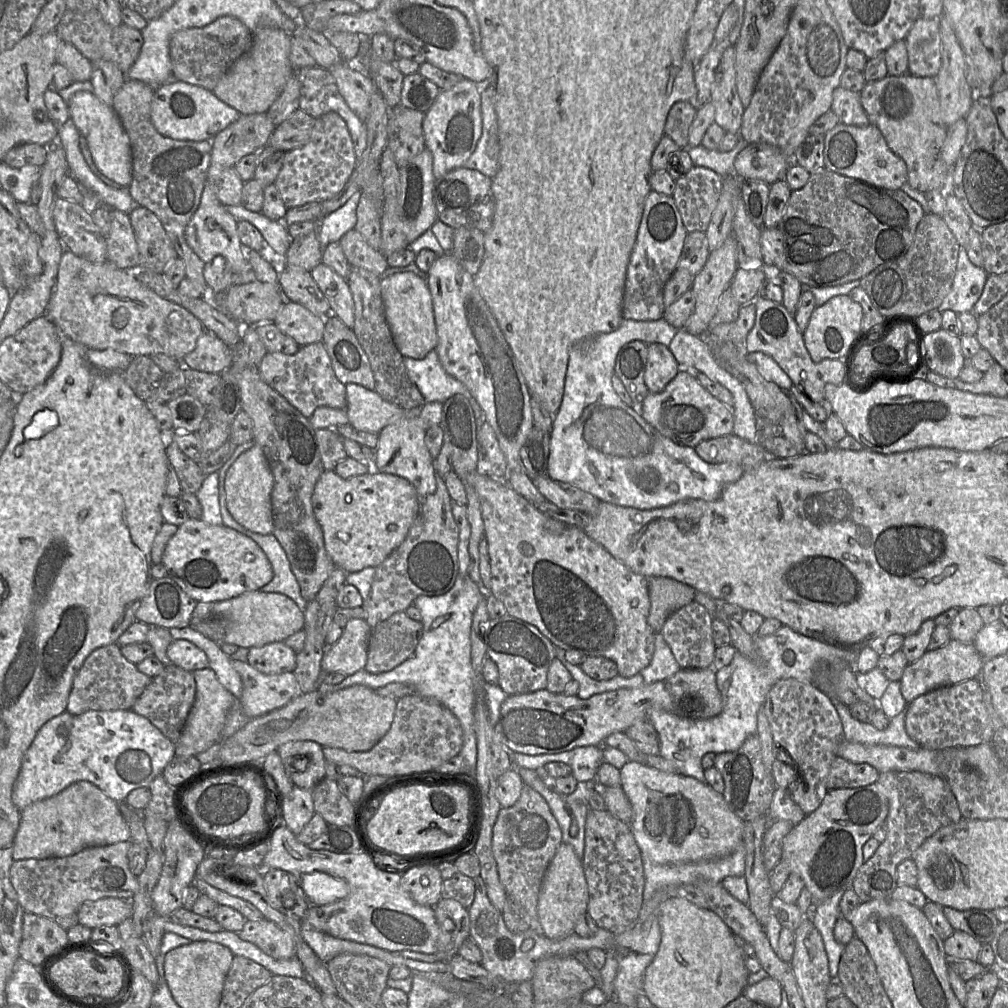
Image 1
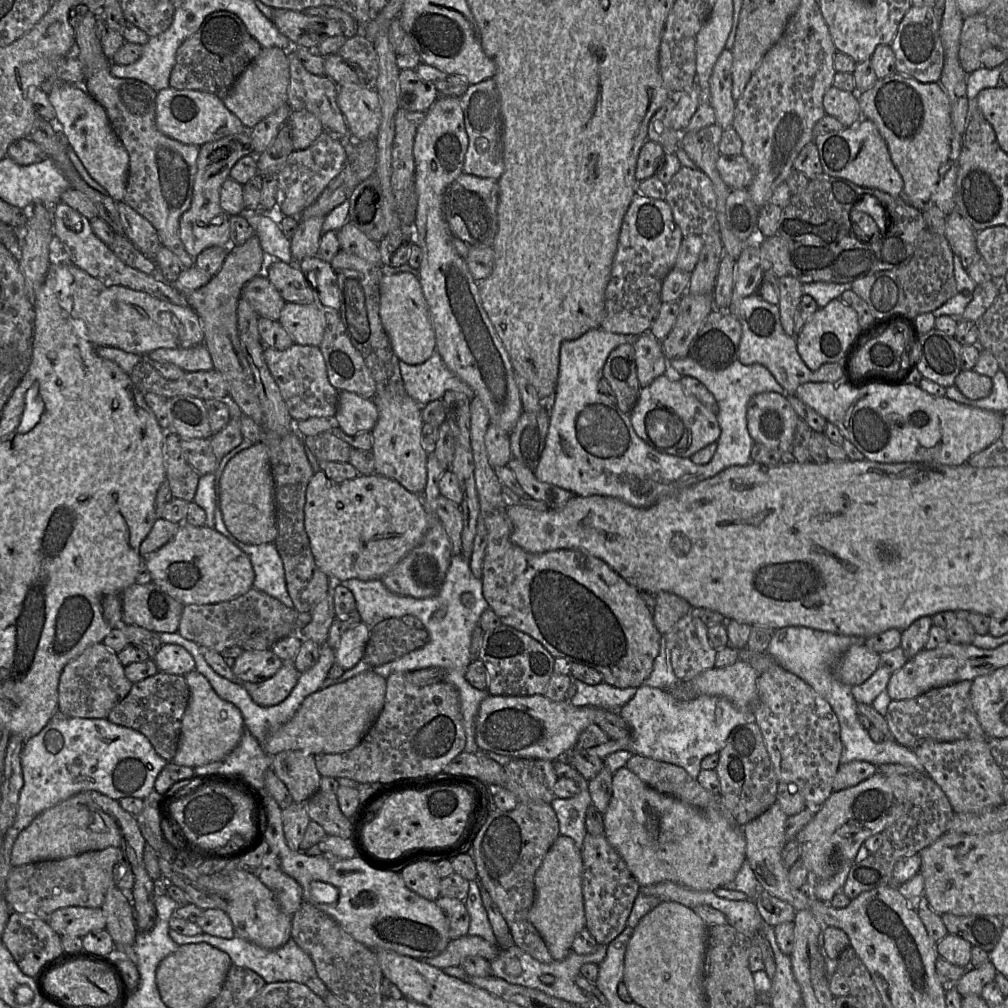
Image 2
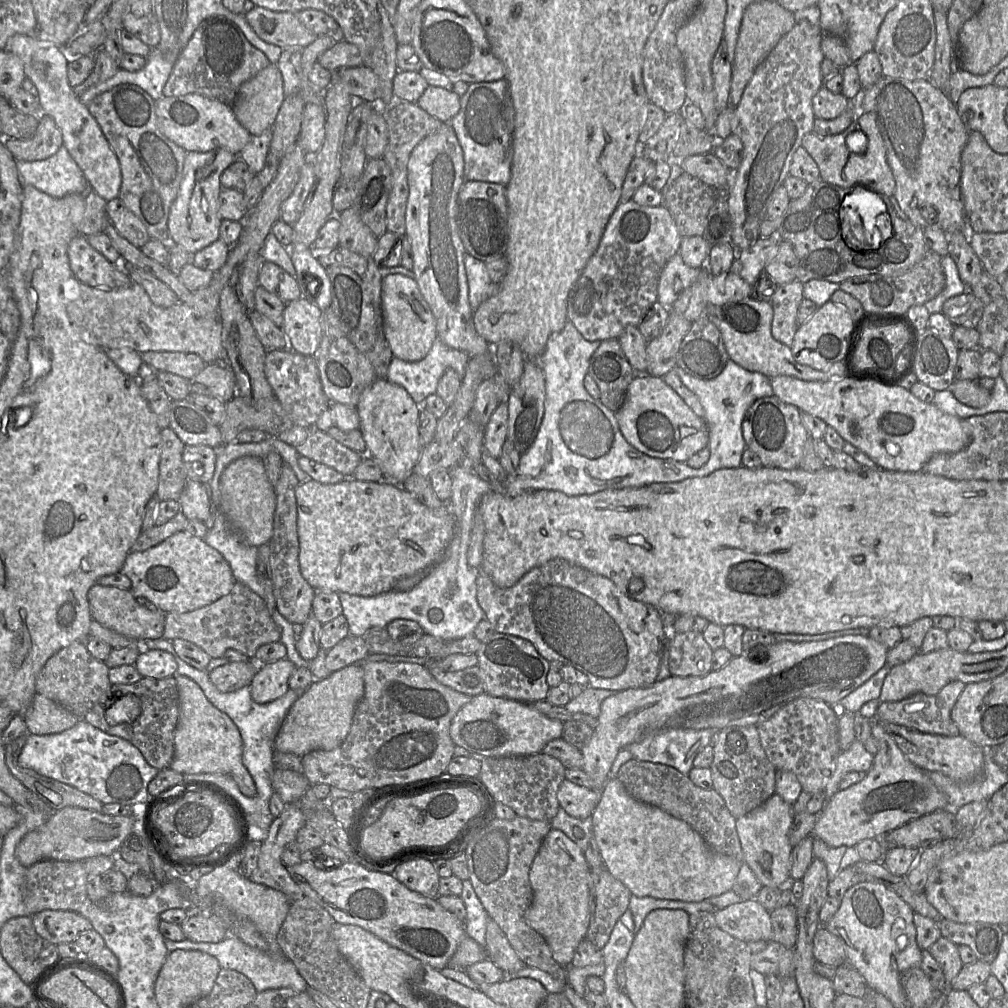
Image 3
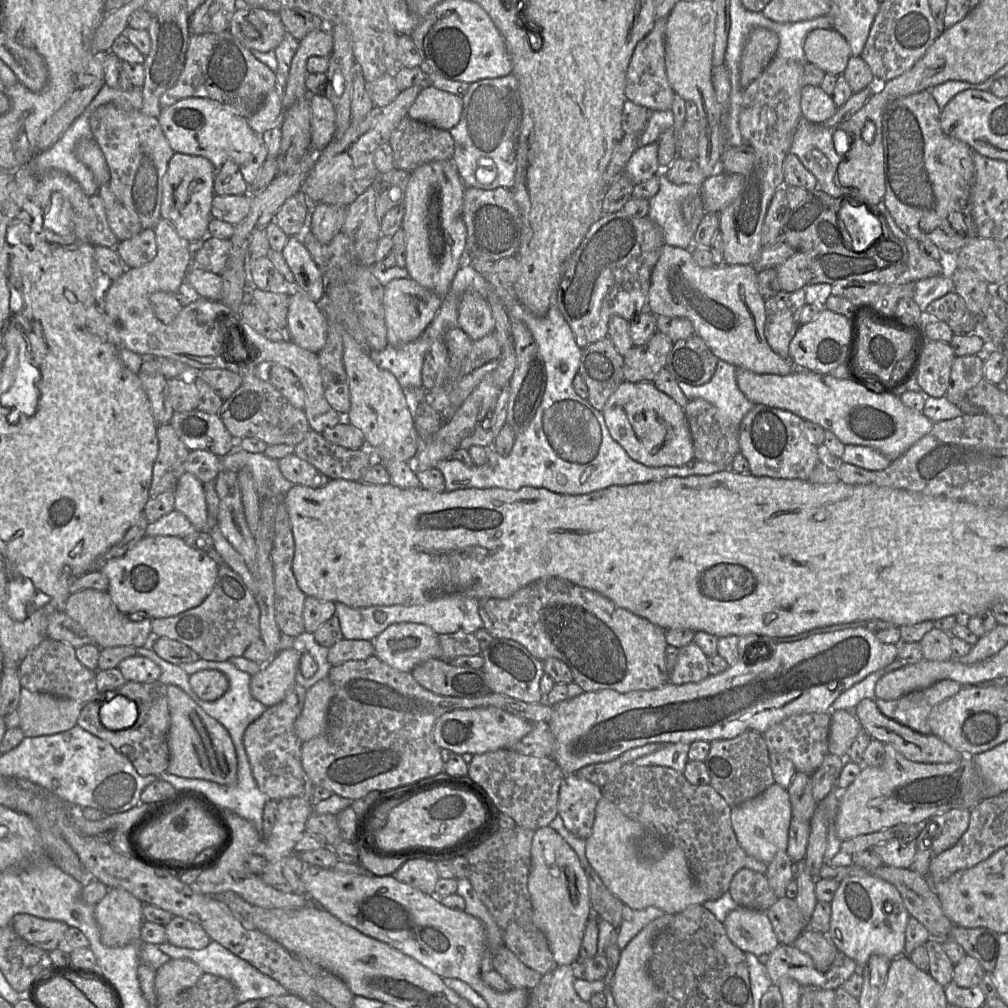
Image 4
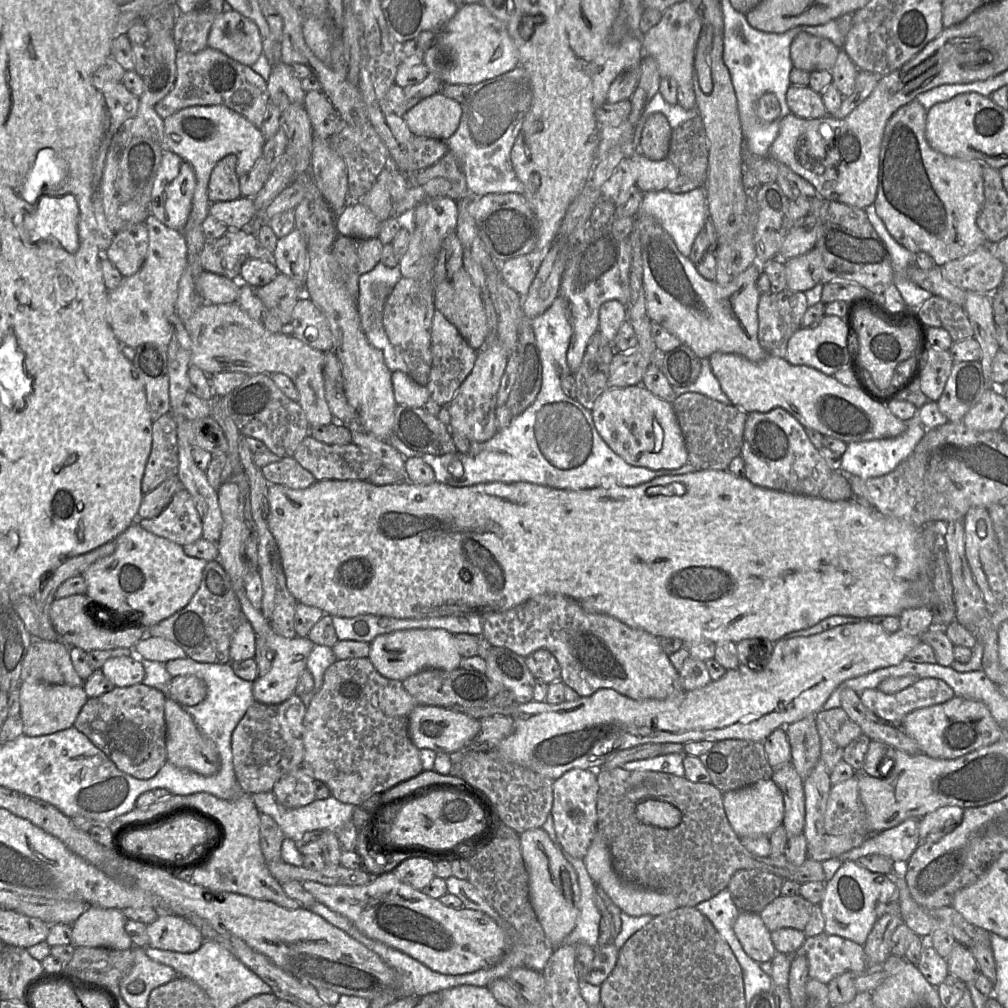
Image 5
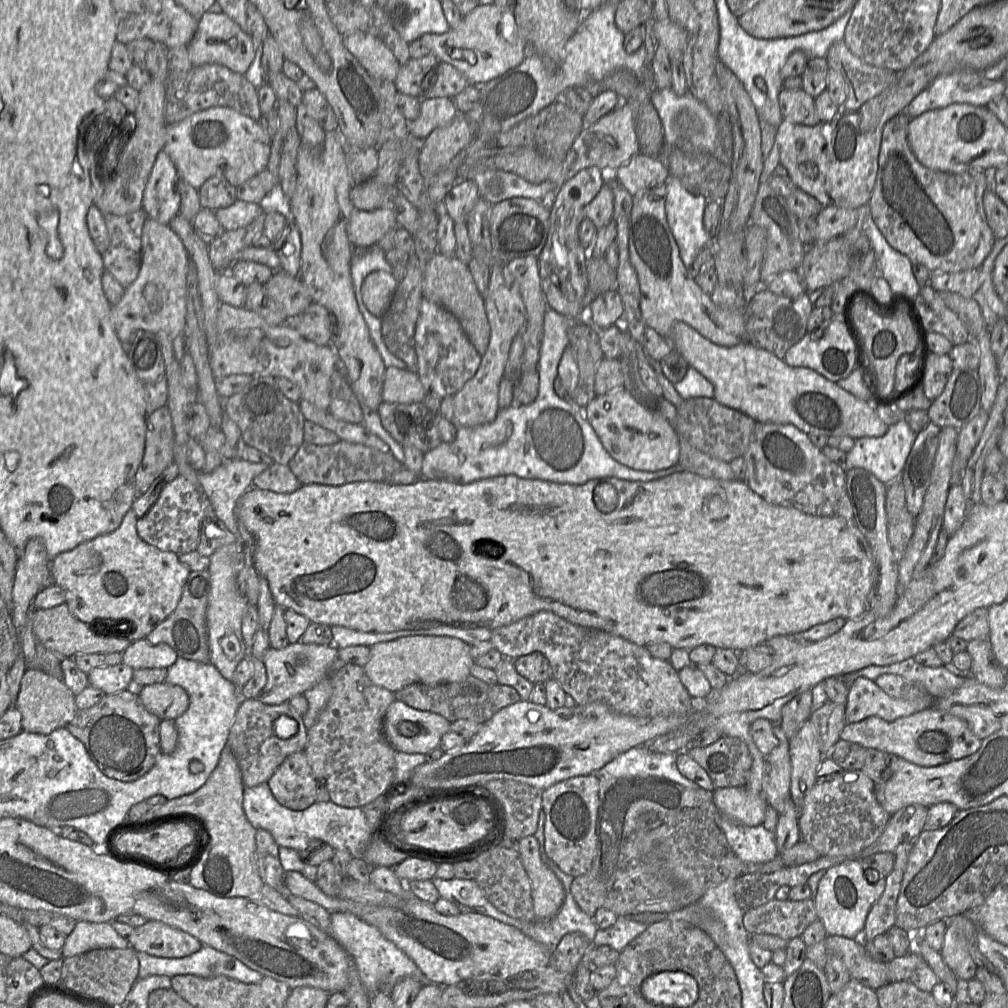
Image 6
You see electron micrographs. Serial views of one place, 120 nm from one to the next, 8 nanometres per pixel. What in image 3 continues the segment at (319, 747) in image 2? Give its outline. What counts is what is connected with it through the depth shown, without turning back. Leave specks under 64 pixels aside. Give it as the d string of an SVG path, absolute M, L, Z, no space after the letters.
M352 664L312 683L293 704L274 740L274 751L302 757L314 750L333 750L346 739L355 709L365 692L364 670Z

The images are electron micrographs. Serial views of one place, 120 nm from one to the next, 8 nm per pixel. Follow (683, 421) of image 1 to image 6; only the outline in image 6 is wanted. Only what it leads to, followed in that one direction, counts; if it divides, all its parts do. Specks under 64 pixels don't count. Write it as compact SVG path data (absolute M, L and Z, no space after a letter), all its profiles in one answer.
M624 388L597 395L583 409L601 443L617 462L640 471L657 471L678 463L680 436L665 417L643 407Z

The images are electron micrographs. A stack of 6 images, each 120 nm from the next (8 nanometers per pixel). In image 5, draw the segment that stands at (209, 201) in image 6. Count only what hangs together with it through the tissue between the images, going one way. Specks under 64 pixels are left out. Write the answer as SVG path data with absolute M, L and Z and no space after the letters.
M228 154L213 169L208 183L210 203L231 201L241 197L239 176L236 174L236 156Z

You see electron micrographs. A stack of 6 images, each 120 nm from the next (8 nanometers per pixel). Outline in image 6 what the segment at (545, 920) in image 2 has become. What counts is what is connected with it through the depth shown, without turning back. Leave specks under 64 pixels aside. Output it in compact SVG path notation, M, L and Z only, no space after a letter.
M535 835L519 840L519 854L531 882L535 918L548 920L554 917L563 905L563 885L541 860L539 843Z

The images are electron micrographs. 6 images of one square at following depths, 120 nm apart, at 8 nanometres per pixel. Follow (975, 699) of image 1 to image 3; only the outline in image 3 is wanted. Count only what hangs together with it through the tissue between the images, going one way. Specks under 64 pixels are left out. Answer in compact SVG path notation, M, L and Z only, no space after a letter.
M955 680L946 684L934 695L916 693L900 701L880 701L876 716L880 722L901 725L921 733L958 736L959 730L951 719L951 710L965 688L965 685L962 681Z

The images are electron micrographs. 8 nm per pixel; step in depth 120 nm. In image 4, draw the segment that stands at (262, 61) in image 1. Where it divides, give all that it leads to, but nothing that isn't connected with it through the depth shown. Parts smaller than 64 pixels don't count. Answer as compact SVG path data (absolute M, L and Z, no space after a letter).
M278 87L274 88L268 93L259 110L247 119L249 126L257 135L260 136L275 127L281 128L284 112L282 96L283 91Z

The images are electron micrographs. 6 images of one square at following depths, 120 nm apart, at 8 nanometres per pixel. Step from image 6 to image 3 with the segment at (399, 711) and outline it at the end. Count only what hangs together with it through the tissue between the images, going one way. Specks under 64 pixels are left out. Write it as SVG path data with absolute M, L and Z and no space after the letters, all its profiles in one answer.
M485 692L474 696L455 715L450 736L456 746L485 757L527 756L542 753L548 742L562 737L563 724L542 714L531 703Z

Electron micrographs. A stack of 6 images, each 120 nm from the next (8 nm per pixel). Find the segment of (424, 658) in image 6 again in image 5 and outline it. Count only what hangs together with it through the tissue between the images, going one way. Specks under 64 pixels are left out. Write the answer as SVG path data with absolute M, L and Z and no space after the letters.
M407 629L378 635L370 643L368 659L382 676L402 682L426 668L457 669L462 656L451 632L444 629Z

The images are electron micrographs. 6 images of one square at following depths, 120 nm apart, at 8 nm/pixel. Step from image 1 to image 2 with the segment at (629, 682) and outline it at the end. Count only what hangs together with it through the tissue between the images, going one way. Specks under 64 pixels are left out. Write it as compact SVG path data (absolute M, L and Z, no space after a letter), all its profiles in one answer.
M577 679L572 682L577 686L577 693L569 699L574 706L595 706L610 712L620 709L635 695L638 688L618 688L607 683L588 685Z

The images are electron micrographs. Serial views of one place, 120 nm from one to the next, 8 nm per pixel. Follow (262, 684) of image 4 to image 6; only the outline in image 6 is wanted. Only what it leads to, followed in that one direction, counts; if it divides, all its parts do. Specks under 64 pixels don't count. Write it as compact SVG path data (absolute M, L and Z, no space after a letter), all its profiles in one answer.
M302 642L290 643L284 649L270 647L262 660L267 670L267 683L256 699L265 704L277 705L303 694L324 679L338 661L338 647Z

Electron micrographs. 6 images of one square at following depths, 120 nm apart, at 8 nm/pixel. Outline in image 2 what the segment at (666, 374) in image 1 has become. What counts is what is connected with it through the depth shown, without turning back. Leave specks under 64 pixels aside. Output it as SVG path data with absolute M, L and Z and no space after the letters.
M649 331L638 336L633 343L637 379L642 387L649 385L654 379L669 370L669 361L666 359L661 342Z

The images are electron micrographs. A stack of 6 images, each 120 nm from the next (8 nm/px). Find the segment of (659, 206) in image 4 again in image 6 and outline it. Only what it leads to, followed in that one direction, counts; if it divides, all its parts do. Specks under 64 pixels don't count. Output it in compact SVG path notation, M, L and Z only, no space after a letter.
M672 175L668 176L664 184L667 189L667 222L678 245L680 257L689 269L699 251L712 242L703 223L704 210L709 200L703 195L689 192Z

